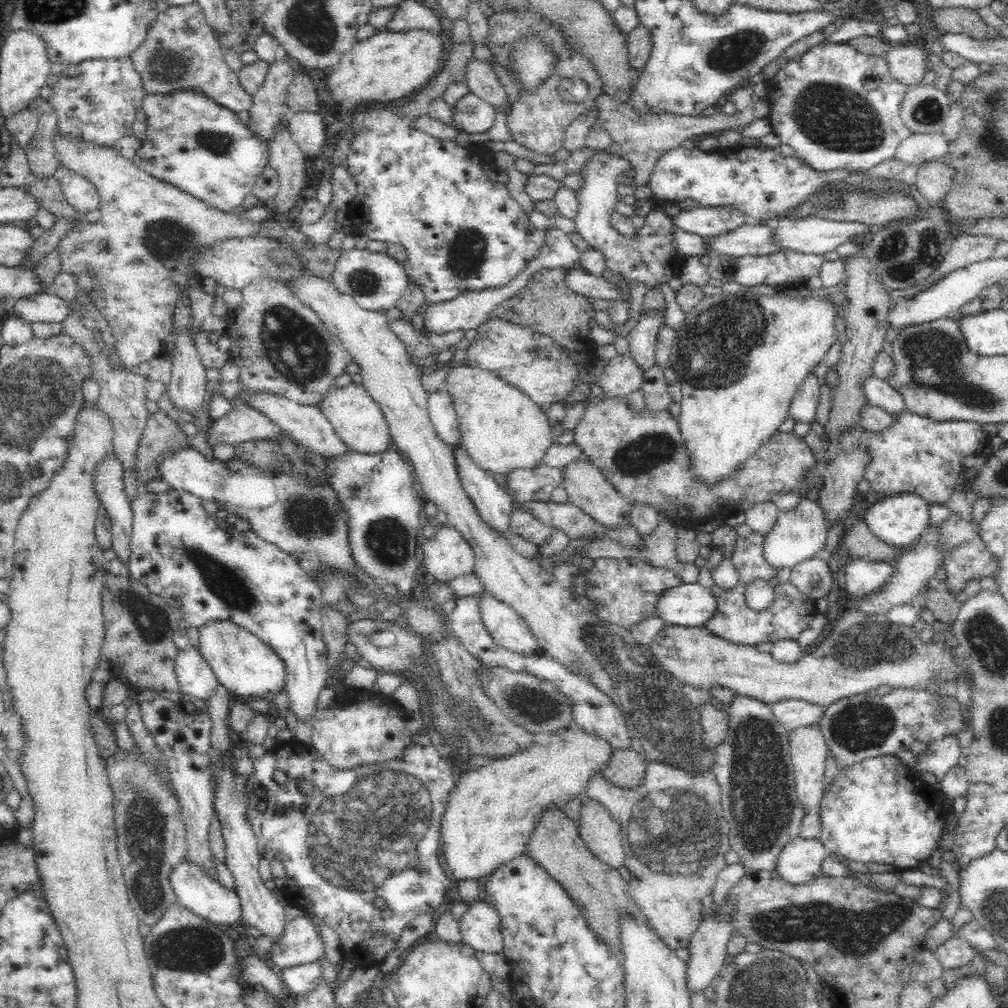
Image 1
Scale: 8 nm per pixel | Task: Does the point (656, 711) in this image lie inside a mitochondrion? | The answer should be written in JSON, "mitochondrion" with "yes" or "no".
{"mitochondrion":"yes"}

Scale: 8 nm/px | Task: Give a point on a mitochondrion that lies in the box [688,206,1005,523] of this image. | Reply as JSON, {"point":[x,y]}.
{"point":[934,357]}

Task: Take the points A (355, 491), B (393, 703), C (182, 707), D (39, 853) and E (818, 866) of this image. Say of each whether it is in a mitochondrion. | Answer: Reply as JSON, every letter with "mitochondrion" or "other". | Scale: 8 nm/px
{"A":"mitochondrion","B":"other","C":"other","D":"other","E":"other"}

